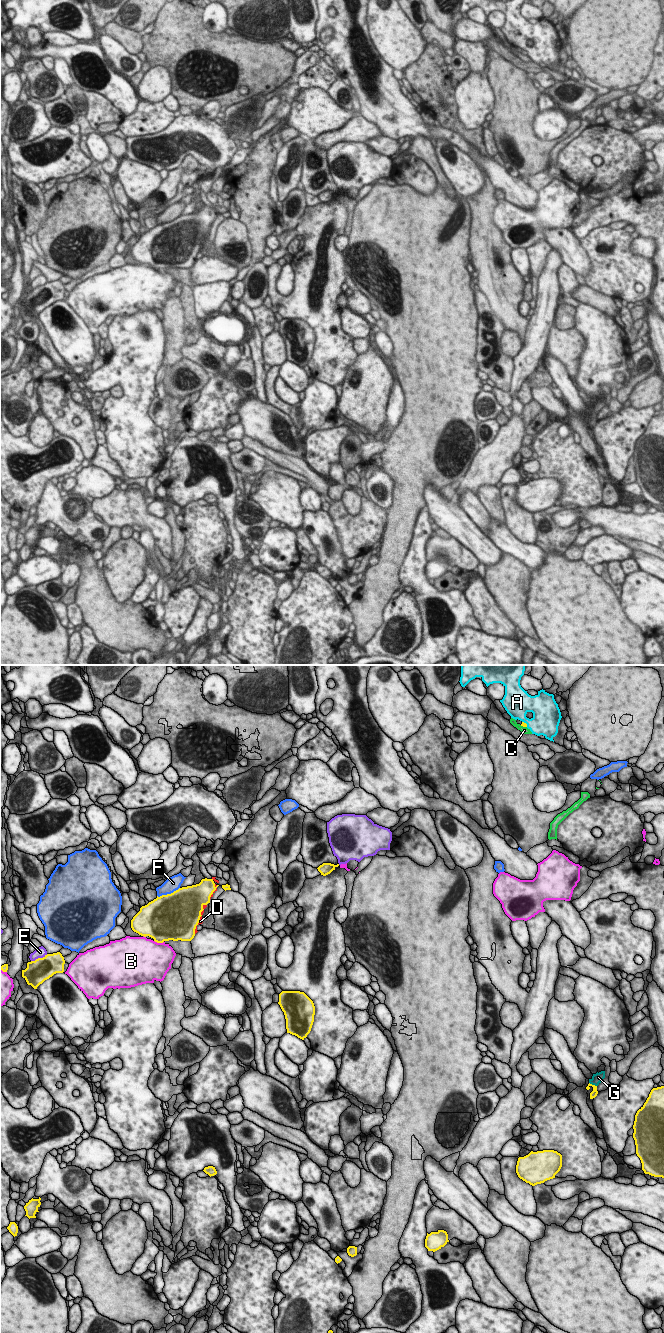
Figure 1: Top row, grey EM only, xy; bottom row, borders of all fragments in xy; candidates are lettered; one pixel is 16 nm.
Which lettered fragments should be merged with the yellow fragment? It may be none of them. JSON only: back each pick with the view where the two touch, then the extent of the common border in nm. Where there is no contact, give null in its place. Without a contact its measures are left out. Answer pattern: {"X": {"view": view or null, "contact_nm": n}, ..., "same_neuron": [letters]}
{"D": {"view": "xy", "contact_nm": 500}, "G": {"view": "xy", "contact_nm": 140}, "same_neuron": ["D", "G"]}

